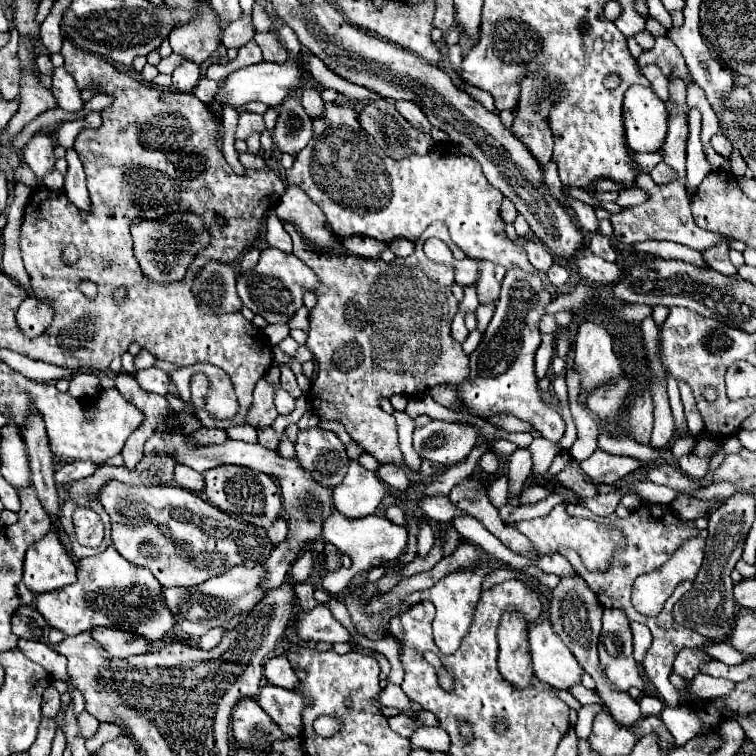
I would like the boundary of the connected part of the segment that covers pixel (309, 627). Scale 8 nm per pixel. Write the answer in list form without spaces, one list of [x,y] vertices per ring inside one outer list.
[[[318,604],[312,612],[300,614],[298,636],[304,642],[350,642],[354,636],[332,616],[326,604]]]

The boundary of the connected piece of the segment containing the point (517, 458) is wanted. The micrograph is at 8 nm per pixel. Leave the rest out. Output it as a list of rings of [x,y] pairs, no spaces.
[[[516,450],[508,458],[508,478],[510,478],[510,504],[518,506],[518,494],[522,492],[524,482],[528,480],[528,470],[532,468],[530,450]]]

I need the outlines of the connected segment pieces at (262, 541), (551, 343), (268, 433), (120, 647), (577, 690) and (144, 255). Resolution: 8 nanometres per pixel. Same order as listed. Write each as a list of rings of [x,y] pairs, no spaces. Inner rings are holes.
[[[112,480],[100,490],[98,500],[112,518],[112,544],[118,554],[148,568],[164,588],[198,586],[232,566],[264,564],[272,552],[264,528],[242,524],[180,486],[128,486]]]
[[[542,334],[542,342],[536,350],[536,356],[534,356],[534,372],[536,372],[536,378],[542,380],[546,374],[548,374],[548,368],[550,368],[550,362],[554,358],[554,346],[556,346],[556,334]]]
[[[268,426],[264,430],[258,430],[258,442],[268,448],[268,450],[278,450],[278,444],[280,444],[280,438],[278,434]]]
[[[92,628],[92,638],[112,656],[128,658],[134,654],[146,654],[150,644],[142,640],[142,636],[134,636],[132,632],[112,630],[112,628]]]
[[[582,684],[573,686],[569,690],[570,694],[574,696],[582,705],[601,703],[601,699],[594,690],[585,688]]]
[[[168,212],[156,220],[140,220],[130,224],[134,256],[140,264],[142,274],[154,284],[174,284],[186,276],[192,258],[210,242],[210,232],[204,220],[192,212]]]

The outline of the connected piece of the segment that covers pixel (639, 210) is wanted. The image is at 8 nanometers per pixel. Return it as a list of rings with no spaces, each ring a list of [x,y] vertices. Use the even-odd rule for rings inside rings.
[[[638,174],[638,186],[646,190],[648,200],[640,206],[622,208],[622,212],[610,216],[610,222],[612,222],[612,228],[614,228],[614,238],[618,242],[634,244],[634,242],[640,242],[640,240],[672,240],[672,242],[686,244],[694,250],[706,250],[720,240],[730,242],[730,238],[726,238],[722,234],[708,232],[708,230],[702,230],[702,228],[696,226],[696,222],[692,220],[692,214],[690,214],[688,196],[686,196],[684,186],[680,182],[656,184],[648,174]]]

